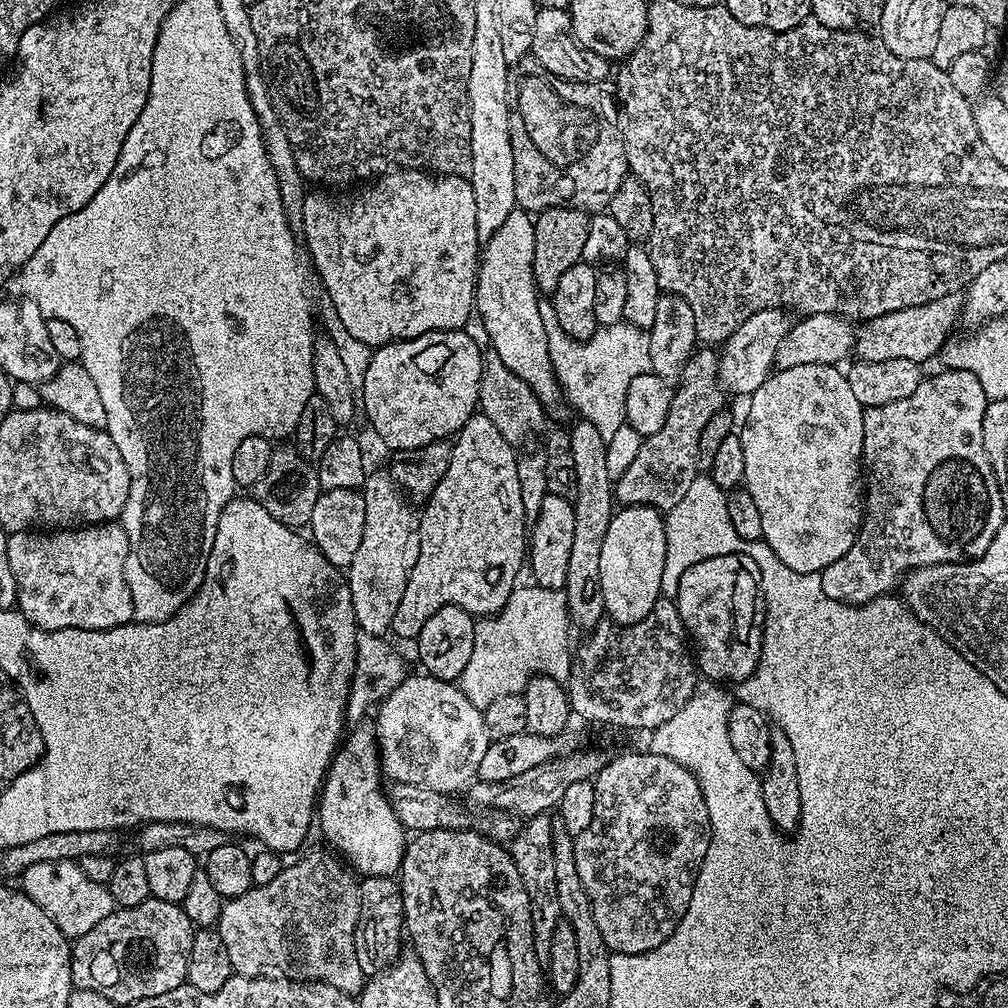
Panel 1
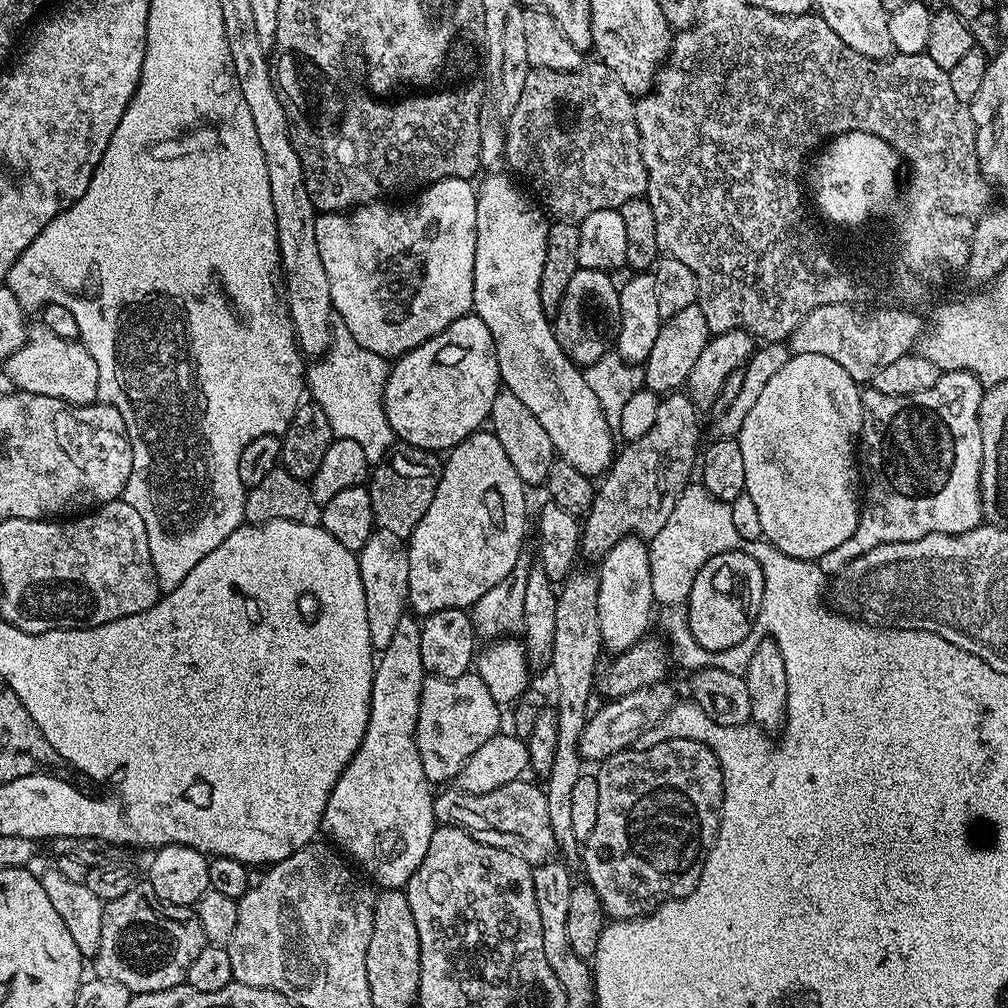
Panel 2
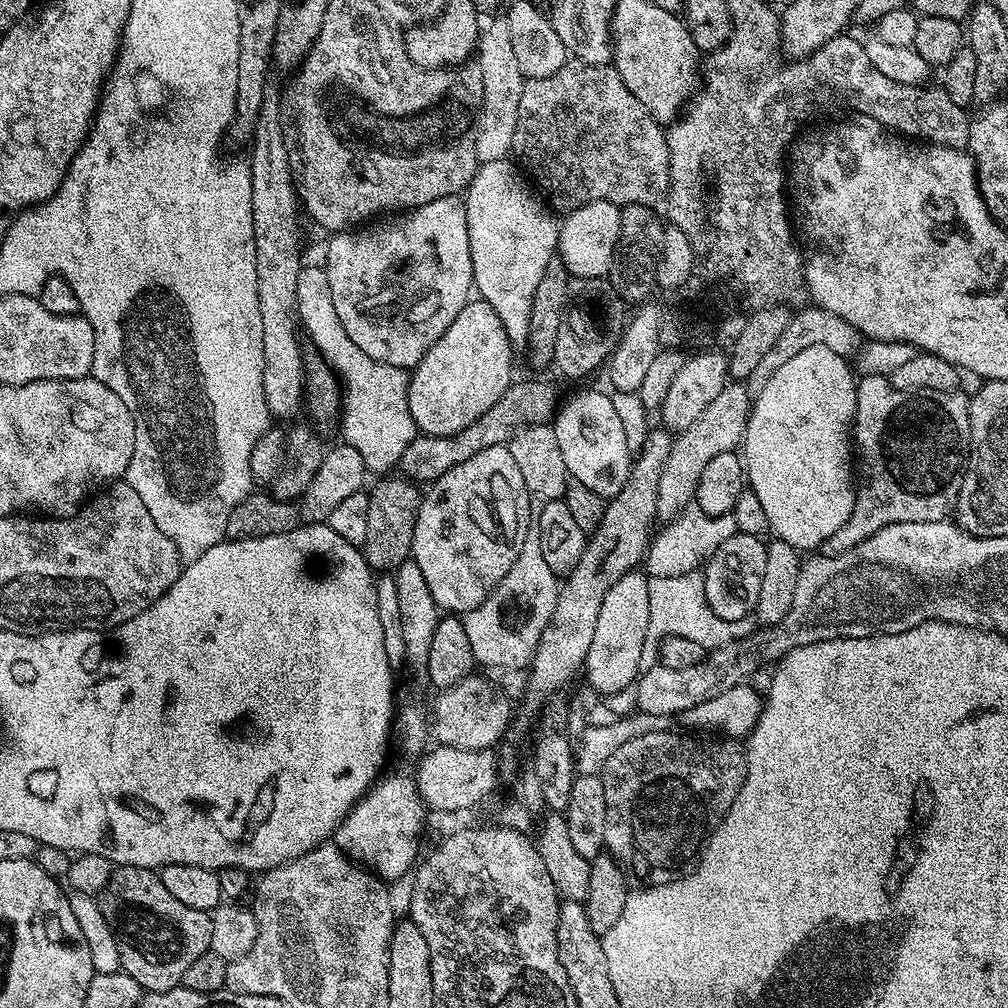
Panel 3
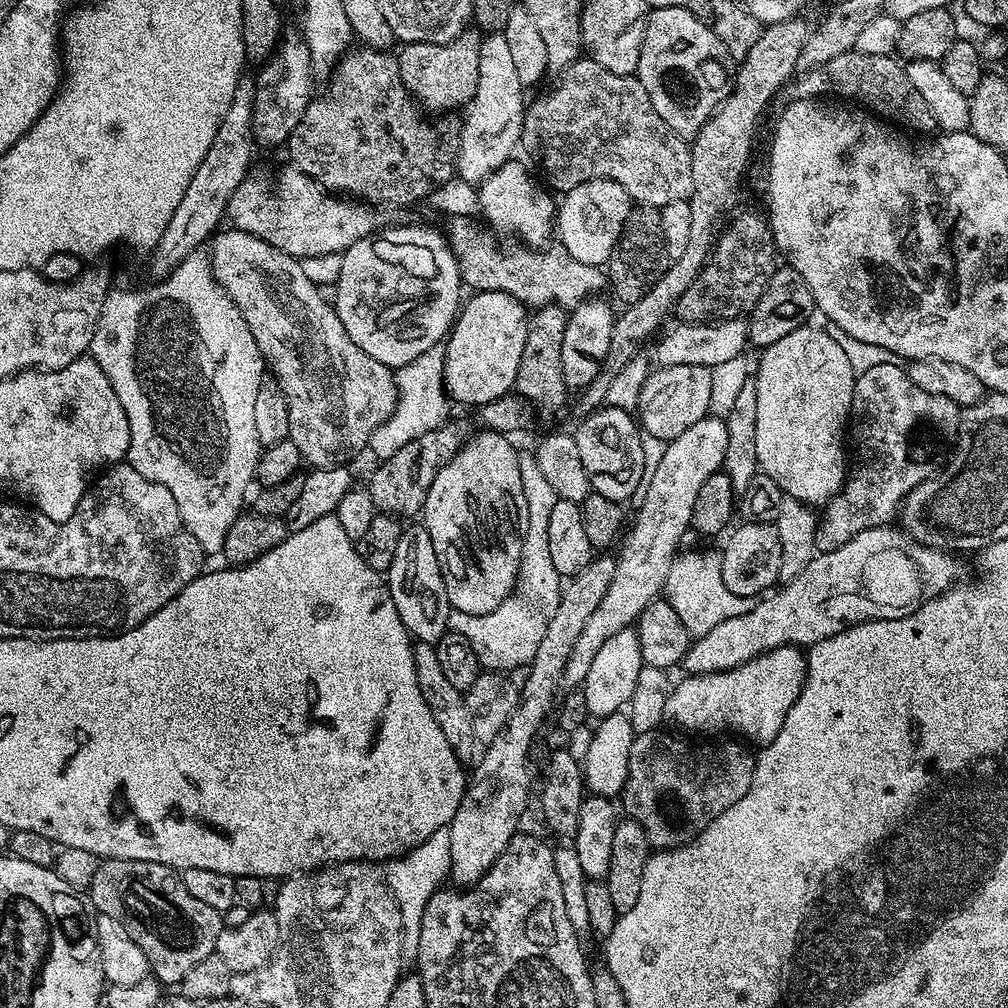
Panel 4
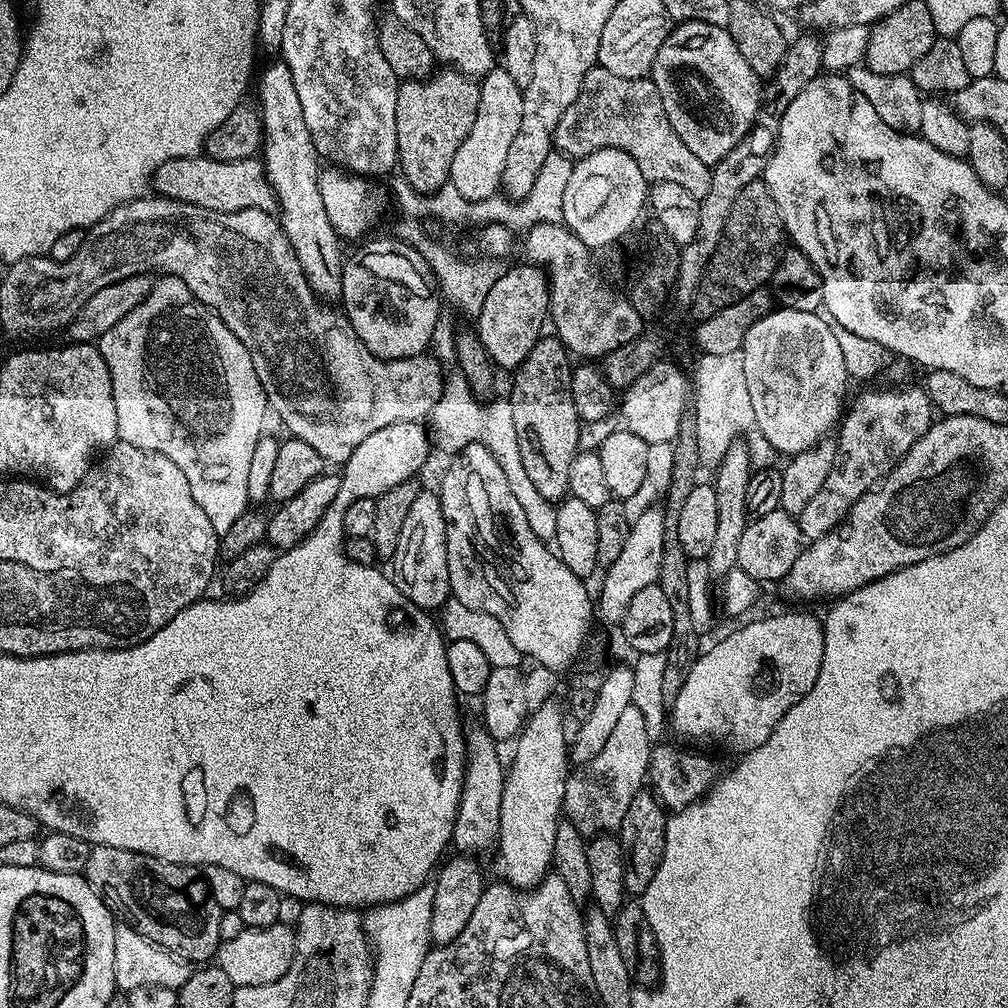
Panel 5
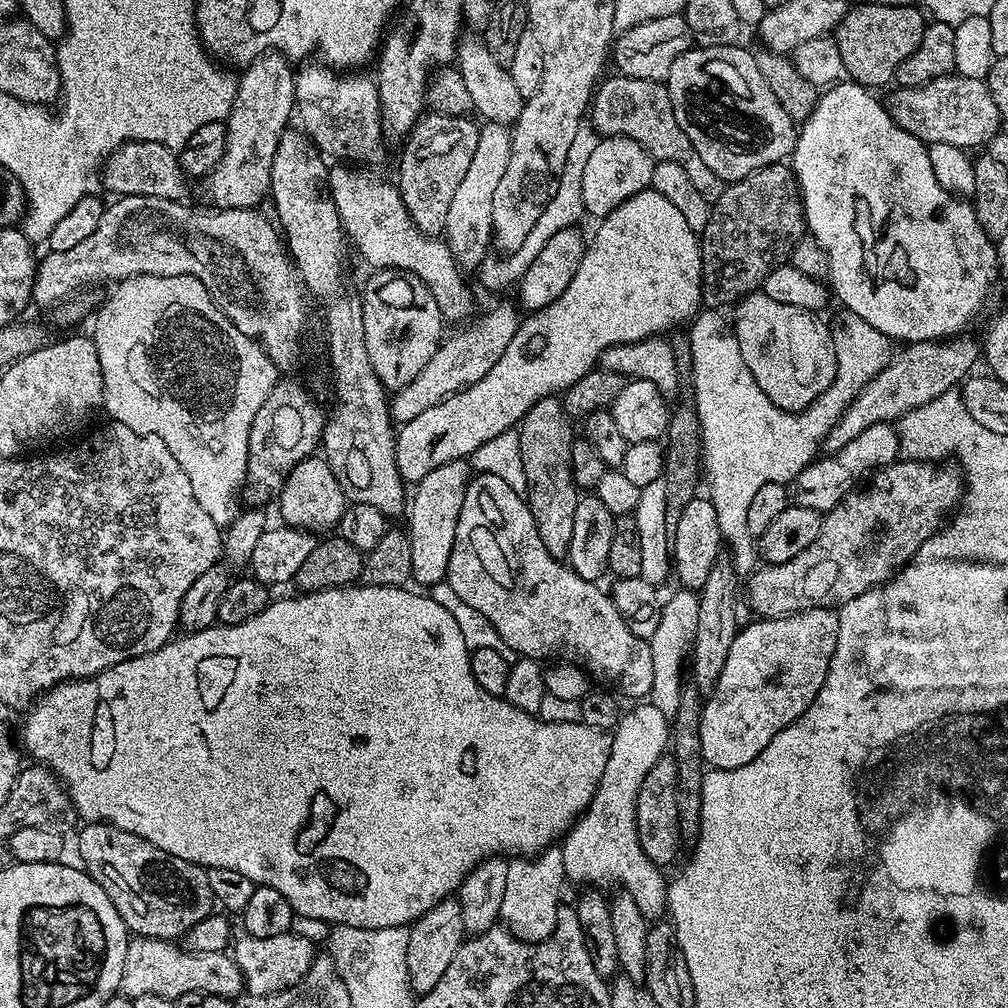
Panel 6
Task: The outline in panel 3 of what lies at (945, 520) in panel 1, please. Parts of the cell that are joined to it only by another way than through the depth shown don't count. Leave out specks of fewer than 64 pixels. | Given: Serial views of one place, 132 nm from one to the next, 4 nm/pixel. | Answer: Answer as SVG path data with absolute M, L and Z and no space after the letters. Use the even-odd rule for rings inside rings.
M887 376L859 377L854 421L854 456L858 461L854 510L848 521L820 544L819 555L846 554L846 550L854 550L854 546L866 542L870 534L878 534L878 530L886 526L894 526L898 522L942 520L955 509L970 446L969 397L962 393L960 390L953 393L903 392L894 387Z

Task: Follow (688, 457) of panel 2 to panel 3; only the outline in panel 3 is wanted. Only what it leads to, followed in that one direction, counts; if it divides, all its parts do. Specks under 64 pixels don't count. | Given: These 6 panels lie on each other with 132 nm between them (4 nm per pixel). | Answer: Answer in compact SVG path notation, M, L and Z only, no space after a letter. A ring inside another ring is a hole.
M668 430L652 432L644 440L644 445L638 448L632 461L630 478L626 478L626 486L618 490L618 494L608 500L606 514L602 514L602 522L598 522L598 530L594 530L584 541L582 559L569 576L563 577L556 593L554 614L550 614L550 622L546 630L542 630L542 638L538 638L536 653L532 656L532 663L527 669L528 688L539 698L547 698L555 692L567 689L576 671L579 673L584 666L584 659L590 654L590 642L594 642L594 629L598 626L598 614L602 611L602 602L610 586L618 582L627 572L633 571L645 559L645 553L654 536L652 523L657 523L658 517L658 478L662 466L672 449L673 433Z

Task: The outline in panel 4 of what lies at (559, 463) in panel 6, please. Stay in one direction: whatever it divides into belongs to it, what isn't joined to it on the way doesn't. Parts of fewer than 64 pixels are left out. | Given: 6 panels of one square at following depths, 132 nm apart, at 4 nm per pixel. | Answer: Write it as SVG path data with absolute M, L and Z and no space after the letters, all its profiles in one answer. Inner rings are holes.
M551 304L535 309L528 317L526 346L522 346L522 362L518 362L518 374L514 385L515 395L523 398L533 409L552 416L570 400L570 390L562 378L562 334L566 334L568 312Z

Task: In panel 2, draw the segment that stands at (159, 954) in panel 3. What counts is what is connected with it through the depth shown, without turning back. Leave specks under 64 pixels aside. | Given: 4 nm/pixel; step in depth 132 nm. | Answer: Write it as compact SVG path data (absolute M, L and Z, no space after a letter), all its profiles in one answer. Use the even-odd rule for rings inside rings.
M134 886L130 890L126 890L126 894L122 894L122 898L114 898L107 901L104 905L104 913L102 914L102 942L98 942L98 954L94 958L96 964L95 975L101 980L113 980L122 986L128 988L129 993L139 994L141 992L157 992L158 990L170 990L174 986L185 983L188 979L188 971L194 962L194 958L198 958L198 954L202 954L206 941L204 931L202 930L202 922L198 922L195 911L192 908L183 908L182 906L174 906L159 900L147 886Z

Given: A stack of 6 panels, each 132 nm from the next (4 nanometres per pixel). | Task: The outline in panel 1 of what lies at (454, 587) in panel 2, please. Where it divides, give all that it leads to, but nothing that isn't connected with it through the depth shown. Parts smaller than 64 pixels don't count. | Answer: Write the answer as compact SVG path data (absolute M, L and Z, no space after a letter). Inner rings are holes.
M483 414L471 416L466 422L466 426L462 426L462 430L456 433L451 441L451 446L450 466L446 470L446 474L442 474L442 482L438 482L438 486L432 491L432 496L423 505L424 512L421 511L419 513L420 549L418 550L418 558L411 570L408 571L406 594L402 594L402 602L398 602L398 612L394 614L394 622L390 629L393 637L395 635L401 636L402 639L408 640L408 642L415 641L422 630L422 626L426 626L426 618L430 618L430 614L434 614L442 606L458 606L462 610L466 610L474 618L489 617L500 612L506 606L511 592L518 587L520 567L523 569L526 564L526 521L521 491L518 486L517 449L510 442L506 442L506 438L502 438L502 433L495 428L494 422L490 422L490 418L486 418Z

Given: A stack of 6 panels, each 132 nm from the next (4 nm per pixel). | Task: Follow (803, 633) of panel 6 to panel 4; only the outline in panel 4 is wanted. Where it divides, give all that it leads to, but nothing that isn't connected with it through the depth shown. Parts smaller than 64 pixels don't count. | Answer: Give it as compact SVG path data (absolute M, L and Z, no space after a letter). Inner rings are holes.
M799 647L776 648L773 652L763 652L750 662L725 672L707 672L701 676L685 675L685 680L680 685L677 683L668 693L664 714L678 727L689 728L692 732L720 732L723 728L729 728L730 731L737 732L732 733L737 737L745 736L740 737L745 741L753 740L756 746L767 746L771 740L778 738L778 730L782 730L782 722L790 706L794 706L798 694L802 694L807 673L808 662Z

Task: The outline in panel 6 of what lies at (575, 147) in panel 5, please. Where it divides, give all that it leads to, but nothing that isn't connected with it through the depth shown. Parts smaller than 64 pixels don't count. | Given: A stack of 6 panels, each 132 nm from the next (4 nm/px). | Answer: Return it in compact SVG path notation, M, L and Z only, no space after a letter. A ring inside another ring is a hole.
M612 74L609 80L601 79L590 105L590 123L601 137L625 136L638 142L651 154L653 161L678 162L678 166L686 170L690 182L694 182L698 194L706 198L708 205L711 206L718 198L722 198L726 182L718 178L718 174L714 174L714 170L706 166L706 162L702 162L698 150L694 150L694 142L690 142L690 138L686 138L686 130L678 126L667 83L619 74Z

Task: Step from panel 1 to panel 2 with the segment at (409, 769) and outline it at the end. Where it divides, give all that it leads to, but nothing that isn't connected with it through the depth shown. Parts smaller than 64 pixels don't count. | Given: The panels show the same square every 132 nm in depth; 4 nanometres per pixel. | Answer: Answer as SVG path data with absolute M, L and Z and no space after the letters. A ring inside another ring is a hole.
M469 674L453 680L428 676L422 686L416 723L418 758L422 758L426 778L433 782L455 781L467 760L501 731L500 710L501 705L491 696L480 675Z

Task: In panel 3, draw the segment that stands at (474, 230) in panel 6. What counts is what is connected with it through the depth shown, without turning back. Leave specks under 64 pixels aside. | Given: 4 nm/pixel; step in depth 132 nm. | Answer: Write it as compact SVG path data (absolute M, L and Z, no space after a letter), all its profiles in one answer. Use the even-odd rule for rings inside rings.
M492 18L483 25L478 45L478 62L482 66L482 110L476 126L476 158L480 164L505 158L513 151L514 130L518 126L518 102L522 102L524 75L518 70L510 29L502 18Z

